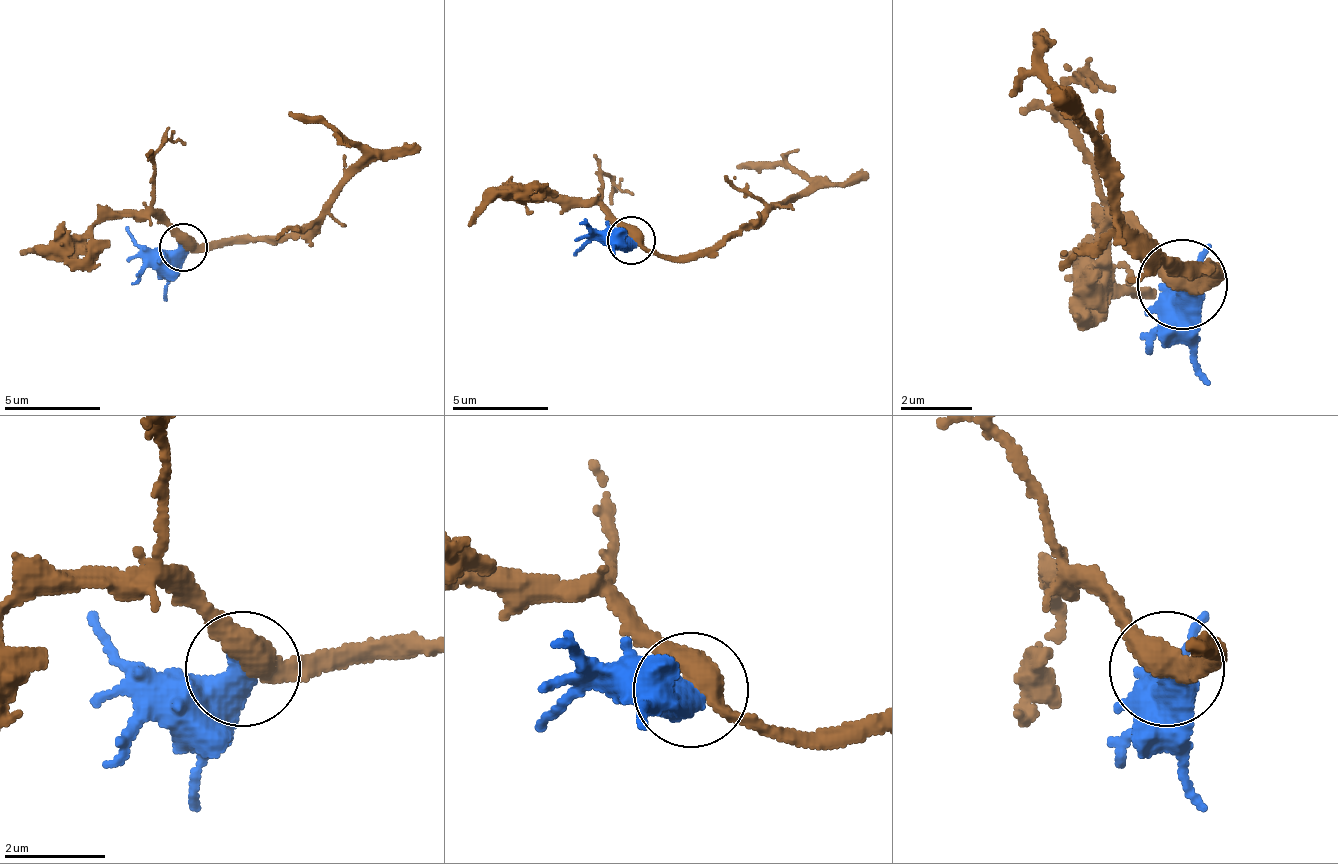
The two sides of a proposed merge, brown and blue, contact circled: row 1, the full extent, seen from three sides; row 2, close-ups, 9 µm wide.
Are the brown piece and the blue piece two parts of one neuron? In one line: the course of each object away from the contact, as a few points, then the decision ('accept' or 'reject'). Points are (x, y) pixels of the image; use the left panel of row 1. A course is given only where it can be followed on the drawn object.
brown via (182, 246), (297, 237), (321, 213), (359, 150), (335, 131), (288, 112) | blue via (182, 246), (144, 251), (125, 227) | reject

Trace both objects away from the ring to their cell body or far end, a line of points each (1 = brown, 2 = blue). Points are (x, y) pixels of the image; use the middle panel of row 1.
1: (630, 241), (664, 256), (712, 256), (745, 232), (769, 208), (788, 203), (807, 184), (783, 165), (736, 170)
2: (630, 241), (592, 241), (573, 256)

